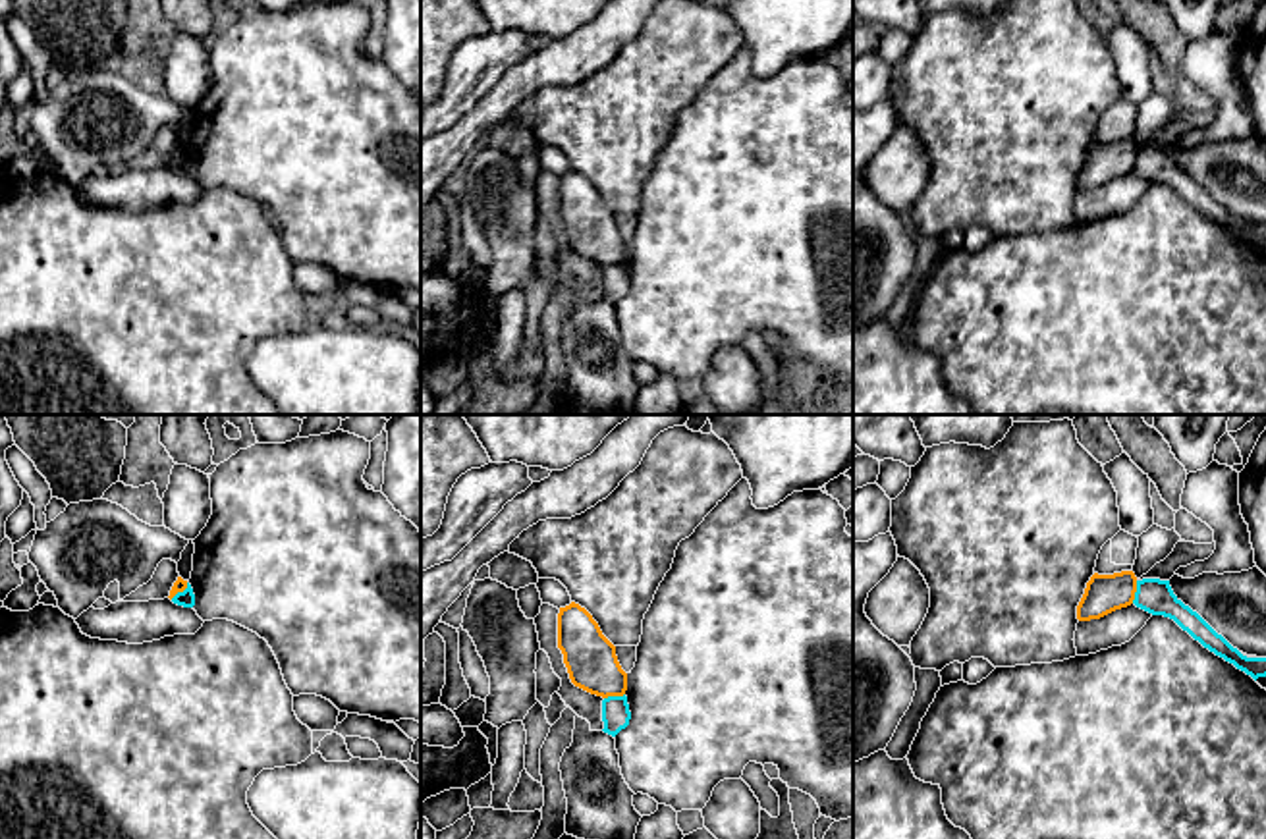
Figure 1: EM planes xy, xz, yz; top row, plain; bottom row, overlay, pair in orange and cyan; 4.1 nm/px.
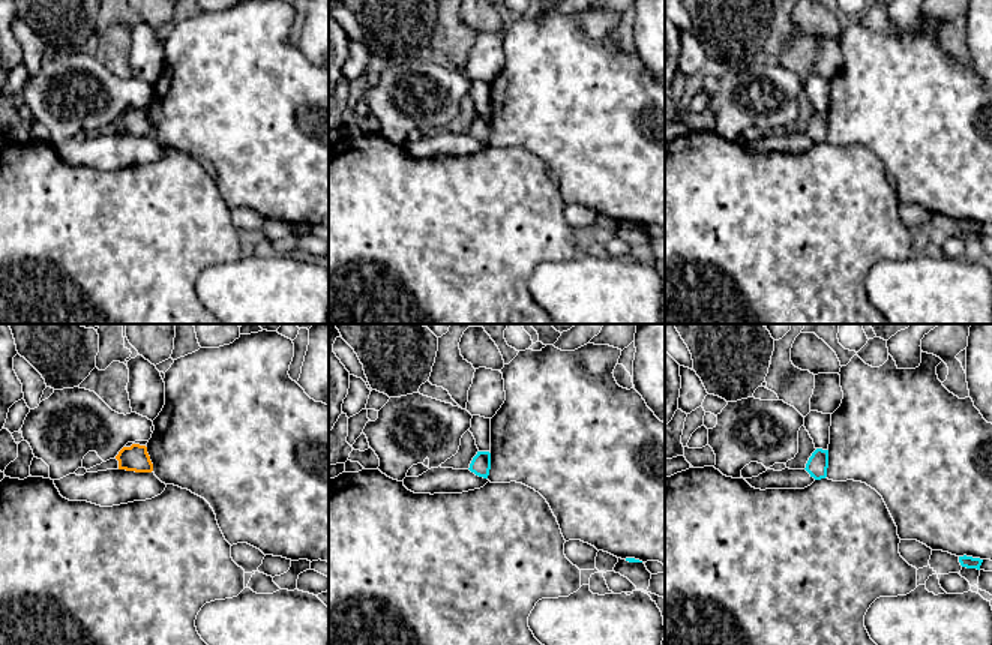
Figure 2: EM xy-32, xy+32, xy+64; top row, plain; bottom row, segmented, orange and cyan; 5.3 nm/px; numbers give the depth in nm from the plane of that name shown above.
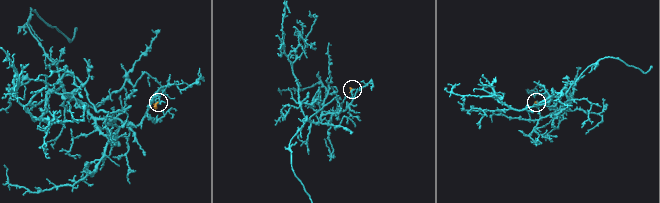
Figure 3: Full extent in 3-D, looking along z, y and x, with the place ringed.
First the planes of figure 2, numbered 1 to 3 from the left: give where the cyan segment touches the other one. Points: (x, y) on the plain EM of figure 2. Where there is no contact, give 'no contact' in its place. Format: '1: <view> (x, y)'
1: no contact
2: no contact
3: no contact

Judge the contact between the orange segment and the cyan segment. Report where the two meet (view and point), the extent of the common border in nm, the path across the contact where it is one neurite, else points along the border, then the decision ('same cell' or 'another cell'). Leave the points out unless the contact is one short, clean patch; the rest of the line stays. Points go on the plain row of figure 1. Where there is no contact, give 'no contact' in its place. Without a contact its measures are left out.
contact yz (1135, 159); length 100 nm; border yz (1137, 149), (1131, 170); another cell

